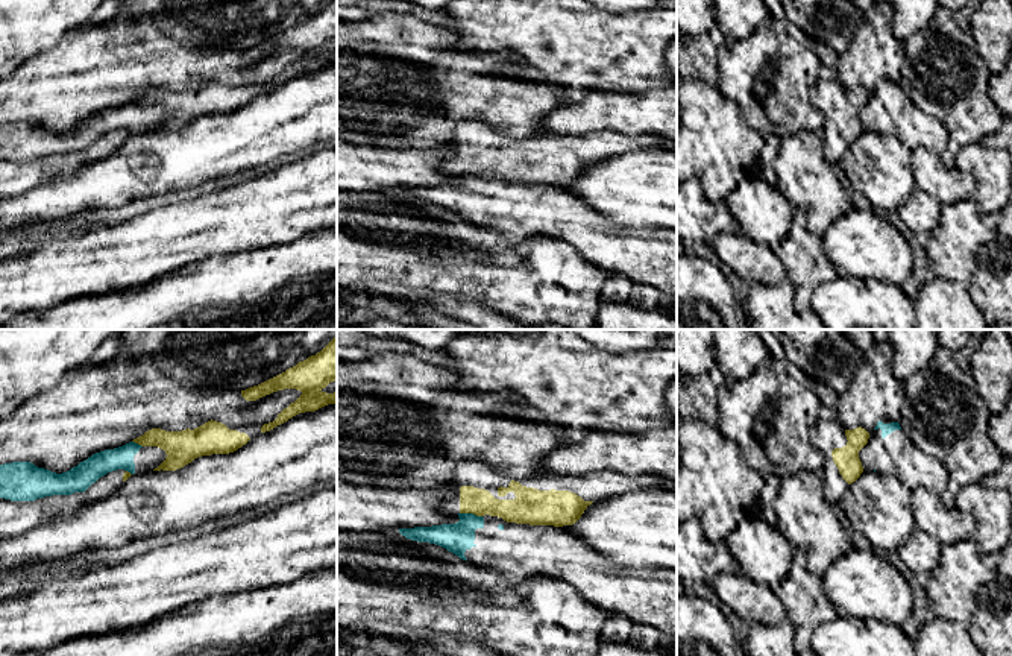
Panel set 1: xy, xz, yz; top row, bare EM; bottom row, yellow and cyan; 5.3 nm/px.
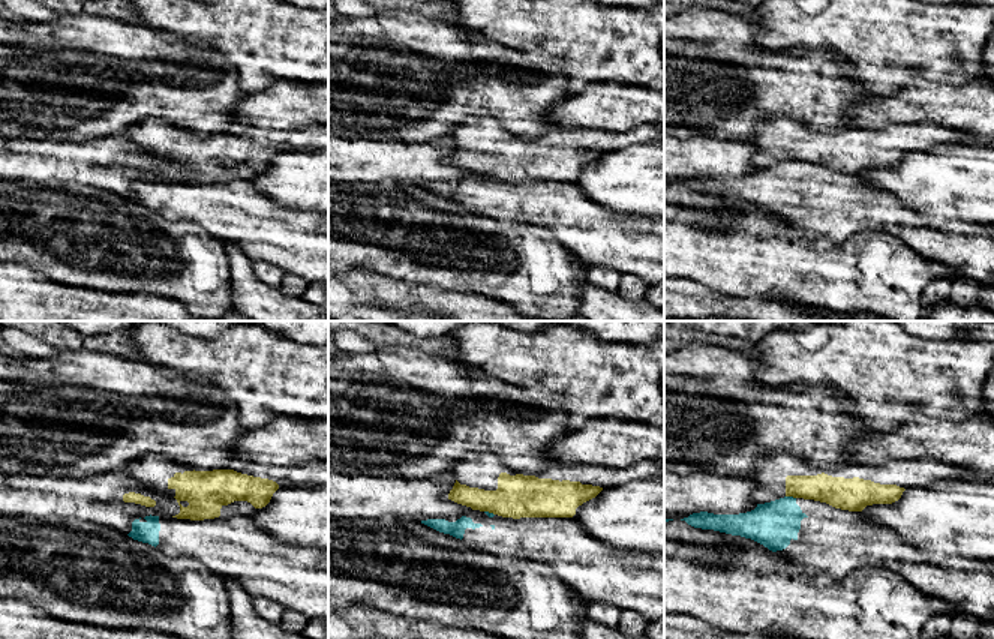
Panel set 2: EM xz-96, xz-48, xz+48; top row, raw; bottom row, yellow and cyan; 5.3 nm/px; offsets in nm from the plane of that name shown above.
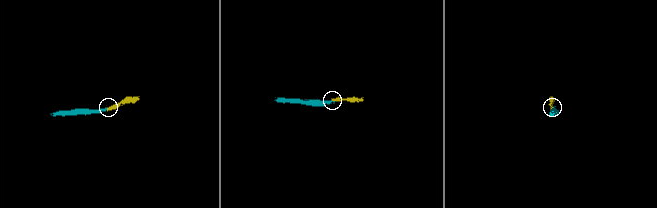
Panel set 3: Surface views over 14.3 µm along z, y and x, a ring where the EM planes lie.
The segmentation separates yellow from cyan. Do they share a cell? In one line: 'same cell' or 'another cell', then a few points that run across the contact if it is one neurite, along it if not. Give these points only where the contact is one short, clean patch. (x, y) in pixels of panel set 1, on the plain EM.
another cell | xz (460, 172), (472, 172), (481, 176)

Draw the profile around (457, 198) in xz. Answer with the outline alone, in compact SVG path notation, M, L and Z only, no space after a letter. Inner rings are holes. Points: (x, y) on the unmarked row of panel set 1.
M458 173L455 184L399 188L407 199L446 208L476 226L505 234L511 241L551 235L572 244L586 260L634 284L677 296L677 232L654 228L621 228L610 217L592 210L583 199L554 185L507 182L498 176Z

